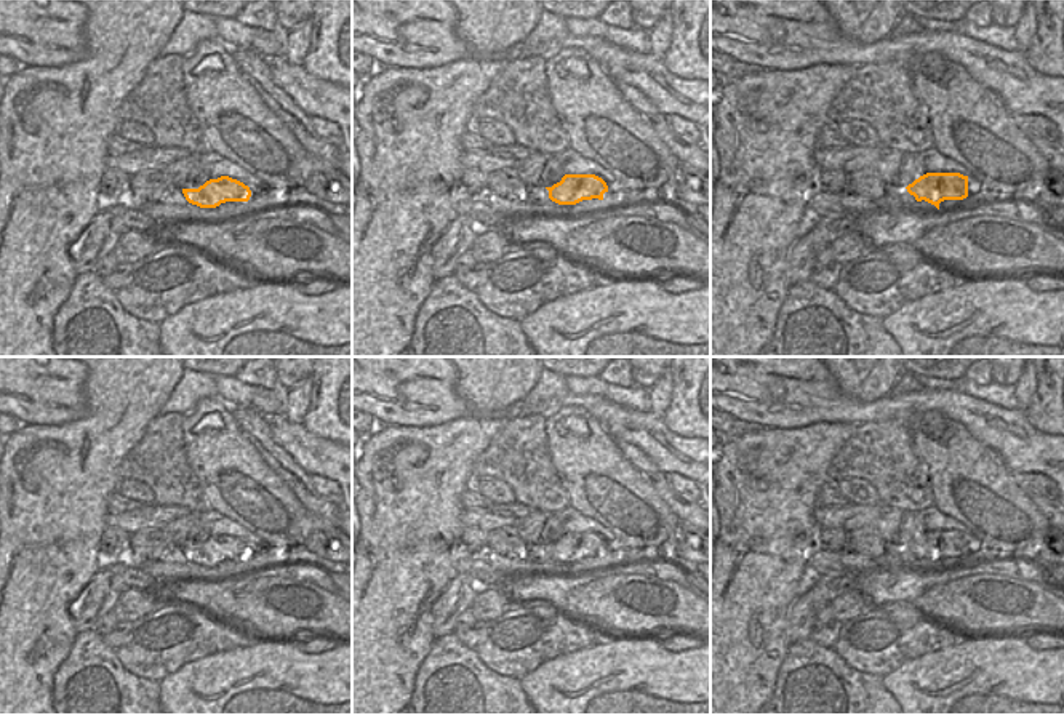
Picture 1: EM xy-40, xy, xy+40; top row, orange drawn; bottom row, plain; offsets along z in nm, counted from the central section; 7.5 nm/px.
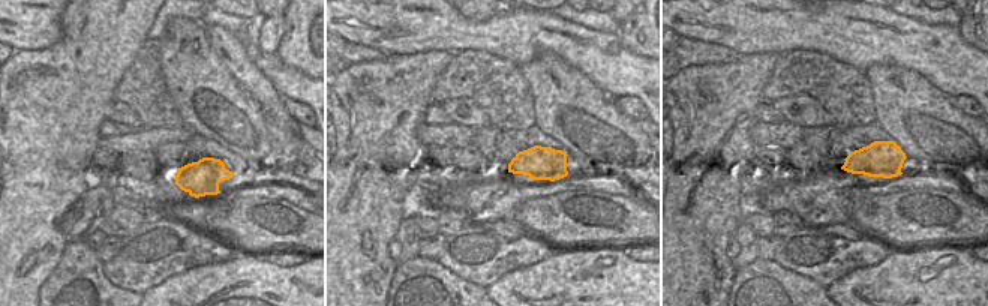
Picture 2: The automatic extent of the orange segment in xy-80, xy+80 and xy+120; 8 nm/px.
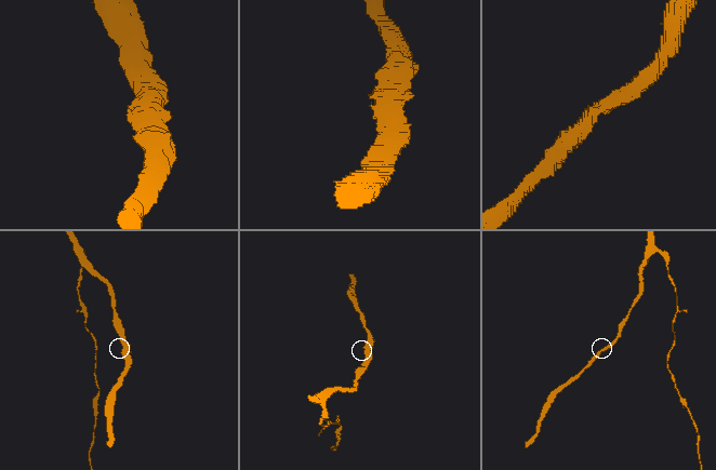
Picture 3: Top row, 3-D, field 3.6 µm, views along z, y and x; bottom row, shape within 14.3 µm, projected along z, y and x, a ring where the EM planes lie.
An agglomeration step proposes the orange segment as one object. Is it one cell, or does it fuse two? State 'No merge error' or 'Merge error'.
No merge error.

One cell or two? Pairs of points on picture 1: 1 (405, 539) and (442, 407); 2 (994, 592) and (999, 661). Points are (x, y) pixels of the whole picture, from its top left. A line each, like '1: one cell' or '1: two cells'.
1: two cells
2: two cells

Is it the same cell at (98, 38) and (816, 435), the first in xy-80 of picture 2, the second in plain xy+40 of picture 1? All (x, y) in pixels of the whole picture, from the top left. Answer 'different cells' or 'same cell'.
same cell

